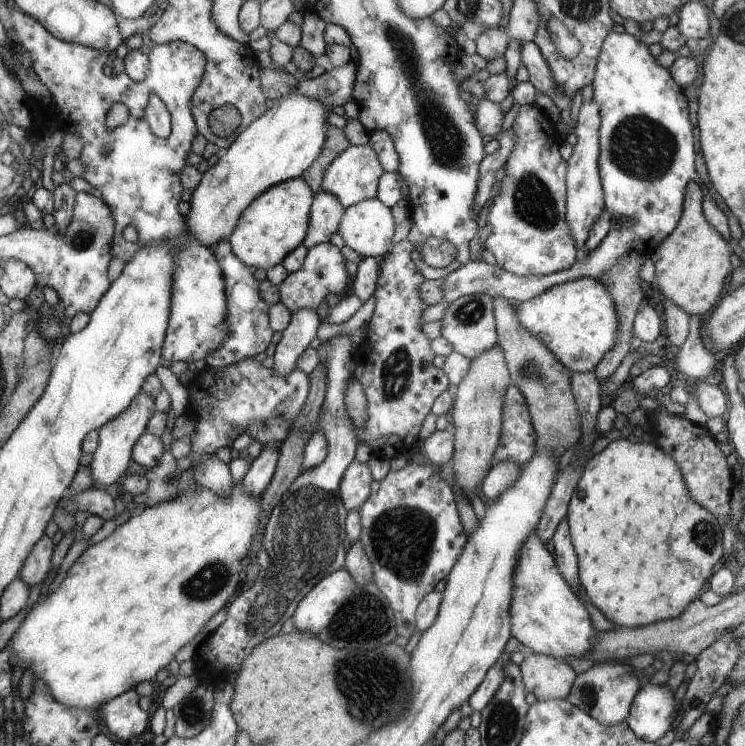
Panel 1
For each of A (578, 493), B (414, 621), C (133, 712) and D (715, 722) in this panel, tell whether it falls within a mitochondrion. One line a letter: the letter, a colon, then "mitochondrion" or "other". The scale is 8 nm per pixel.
A: other
B: other
C: other
D: other

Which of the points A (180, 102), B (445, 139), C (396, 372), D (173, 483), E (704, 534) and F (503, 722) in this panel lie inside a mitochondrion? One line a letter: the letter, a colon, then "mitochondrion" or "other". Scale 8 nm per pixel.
A: other
B: mitochondrion
C: mitochondrion
D: mitochondrion
E: mitochondrion
F: mitochondrion

